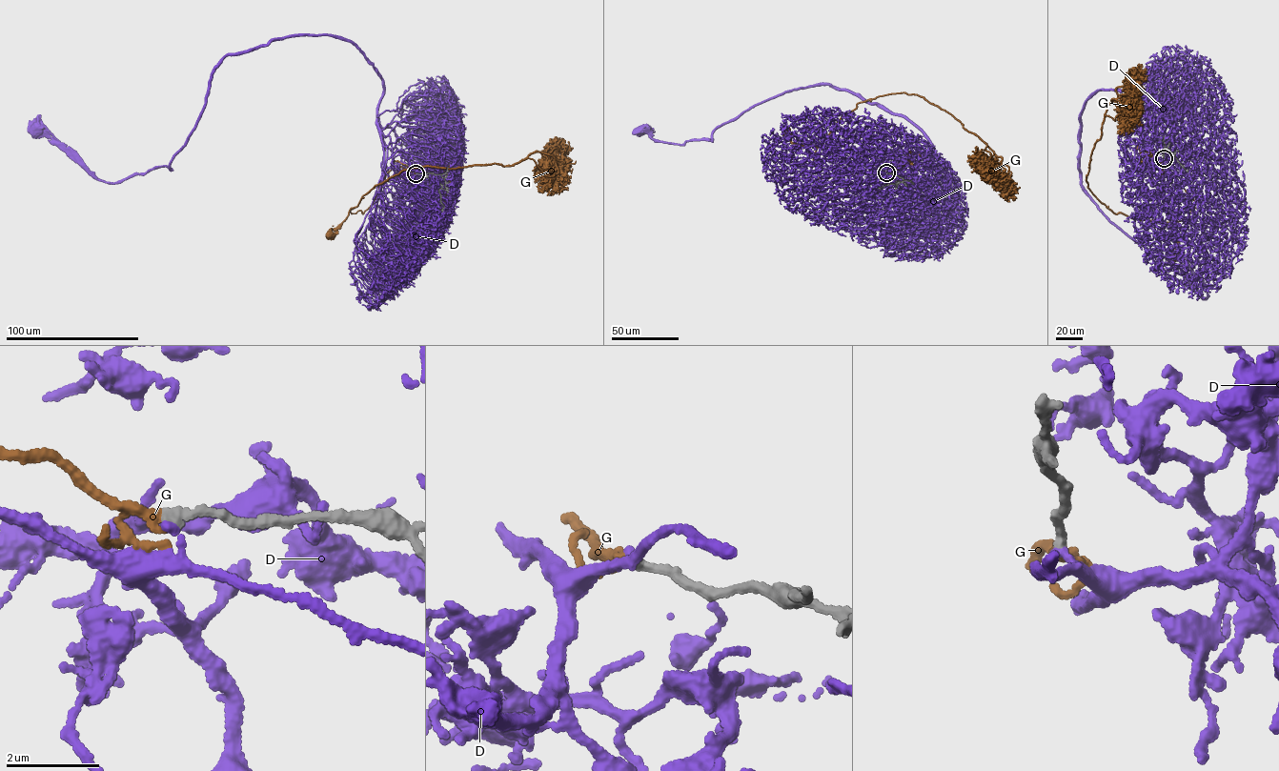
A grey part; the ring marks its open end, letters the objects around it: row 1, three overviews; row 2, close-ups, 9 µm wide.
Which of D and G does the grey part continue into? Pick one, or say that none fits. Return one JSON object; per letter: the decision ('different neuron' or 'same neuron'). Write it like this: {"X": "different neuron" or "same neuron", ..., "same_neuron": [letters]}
{"D": "different neuron", "G": "same neuron", "same_neuron": ["G"]}

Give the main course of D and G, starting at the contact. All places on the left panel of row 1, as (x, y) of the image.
D: (416, 173), (394, 170), (376, 118), (380, 77), (333, 36), (226, 55), (171, 170), (108, 183), (33, 129)
G: (416, 173), (393, 166), (368, 209), (362, 213), (358, 210), (351, 213), (351, 209), (331, 234)

